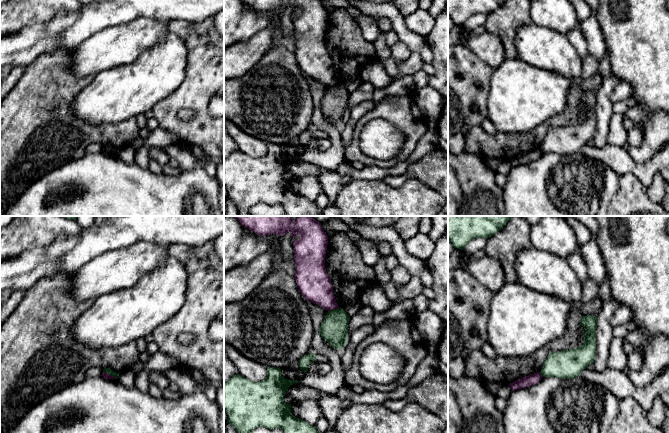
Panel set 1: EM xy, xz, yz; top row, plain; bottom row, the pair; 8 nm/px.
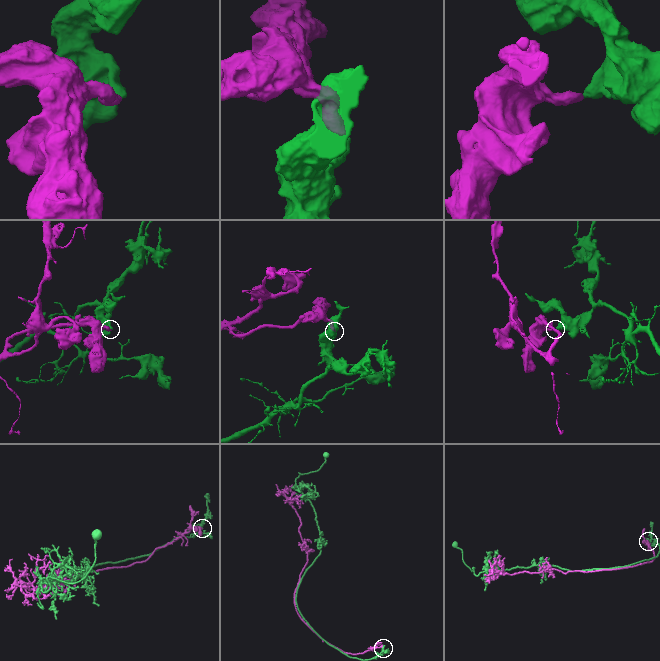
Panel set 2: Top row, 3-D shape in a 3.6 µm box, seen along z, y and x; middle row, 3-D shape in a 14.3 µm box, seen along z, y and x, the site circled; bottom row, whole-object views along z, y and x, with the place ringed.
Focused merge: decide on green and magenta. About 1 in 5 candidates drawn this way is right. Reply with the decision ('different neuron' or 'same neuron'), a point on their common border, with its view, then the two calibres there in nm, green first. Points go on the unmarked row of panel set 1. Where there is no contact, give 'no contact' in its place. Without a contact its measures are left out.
different neuron | xz (334, 85) | 220/260 nm

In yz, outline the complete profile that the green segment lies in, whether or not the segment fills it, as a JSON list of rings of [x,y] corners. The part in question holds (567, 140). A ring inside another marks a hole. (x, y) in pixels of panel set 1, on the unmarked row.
[[[582,92],[580,102],[585,104],[583,120],[577,124],[551,128],[540,147],[542,153],[573,155],[594,139],[596,131],[597,93]]]

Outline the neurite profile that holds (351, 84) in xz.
[[[360,74],[359,75],[354,75],[352,77],[350,77],[349,79],[346,79],[342,85],[350,92],[352,93],[353,91],[355,91],[360,84],[362,83],[362,79]]]

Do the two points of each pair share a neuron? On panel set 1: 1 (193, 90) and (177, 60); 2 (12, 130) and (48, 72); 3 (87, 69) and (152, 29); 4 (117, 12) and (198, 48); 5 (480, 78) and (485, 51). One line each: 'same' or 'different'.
1: different
2: same
3: same
4: different
5: different

